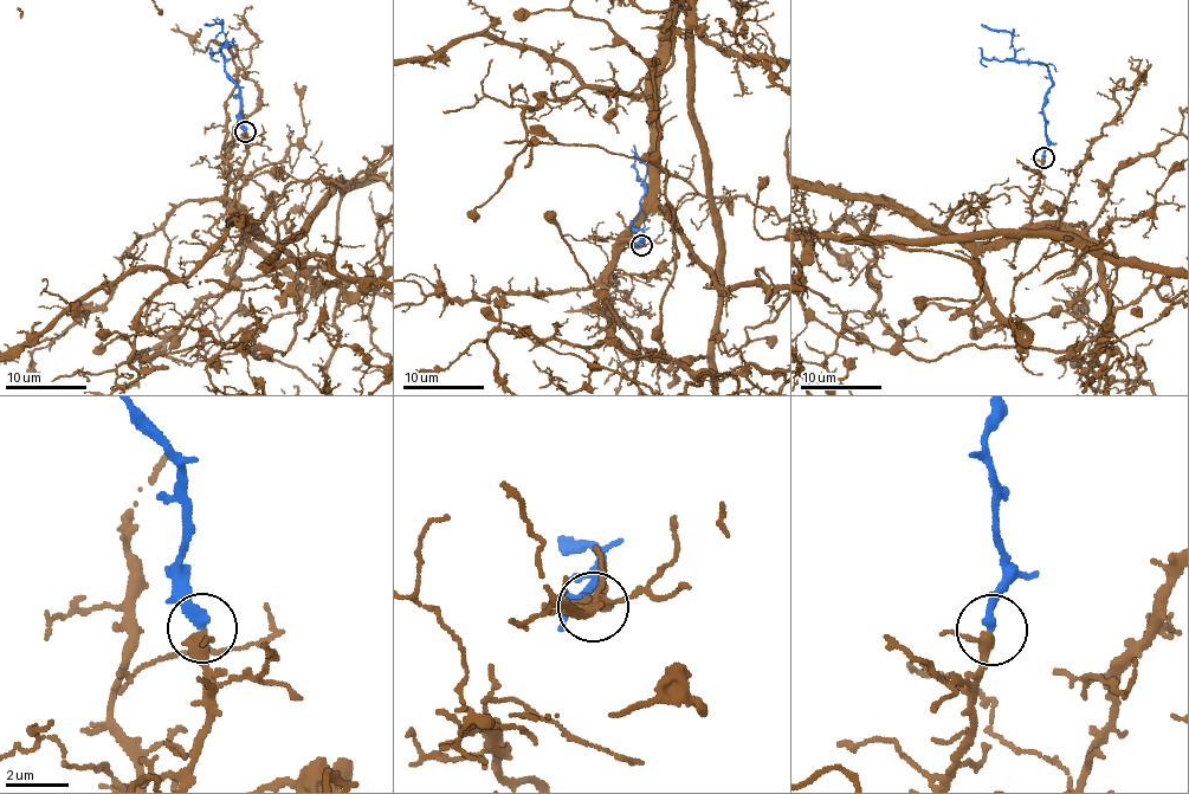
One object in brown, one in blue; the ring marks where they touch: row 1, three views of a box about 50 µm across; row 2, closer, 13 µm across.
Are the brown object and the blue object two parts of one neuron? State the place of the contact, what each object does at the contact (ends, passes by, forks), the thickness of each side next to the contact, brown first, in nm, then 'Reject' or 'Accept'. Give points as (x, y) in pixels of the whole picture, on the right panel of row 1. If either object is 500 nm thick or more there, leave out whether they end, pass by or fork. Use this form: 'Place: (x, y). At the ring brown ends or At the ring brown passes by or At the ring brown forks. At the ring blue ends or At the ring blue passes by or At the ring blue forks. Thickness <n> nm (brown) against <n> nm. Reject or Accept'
Place: (1044, 157). At the ring brown passes by. At the ring blue ends. Thickness 300 nm (brown) against 320 nm. Accept

